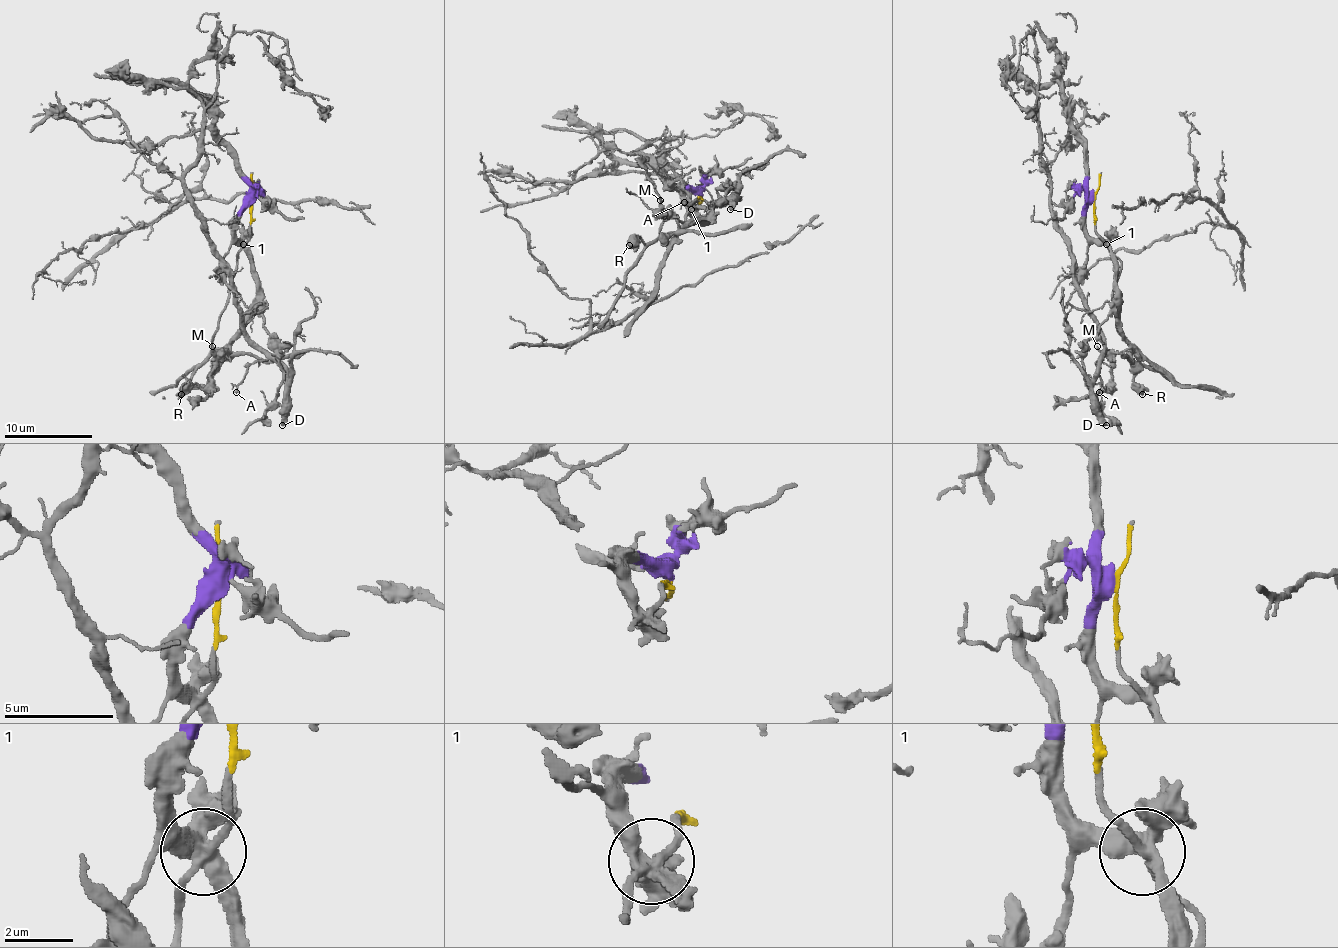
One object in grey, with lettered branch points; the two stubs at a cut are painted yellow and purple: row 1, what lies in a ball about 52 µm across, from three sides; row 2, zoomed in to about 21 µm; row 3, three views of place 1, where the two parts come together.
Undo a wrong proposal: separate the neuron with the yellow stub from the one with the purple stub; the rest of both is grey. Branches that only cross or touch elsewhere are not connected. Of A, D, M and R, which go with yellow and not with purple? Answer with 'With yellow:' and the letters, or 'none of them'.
With yellow: R

